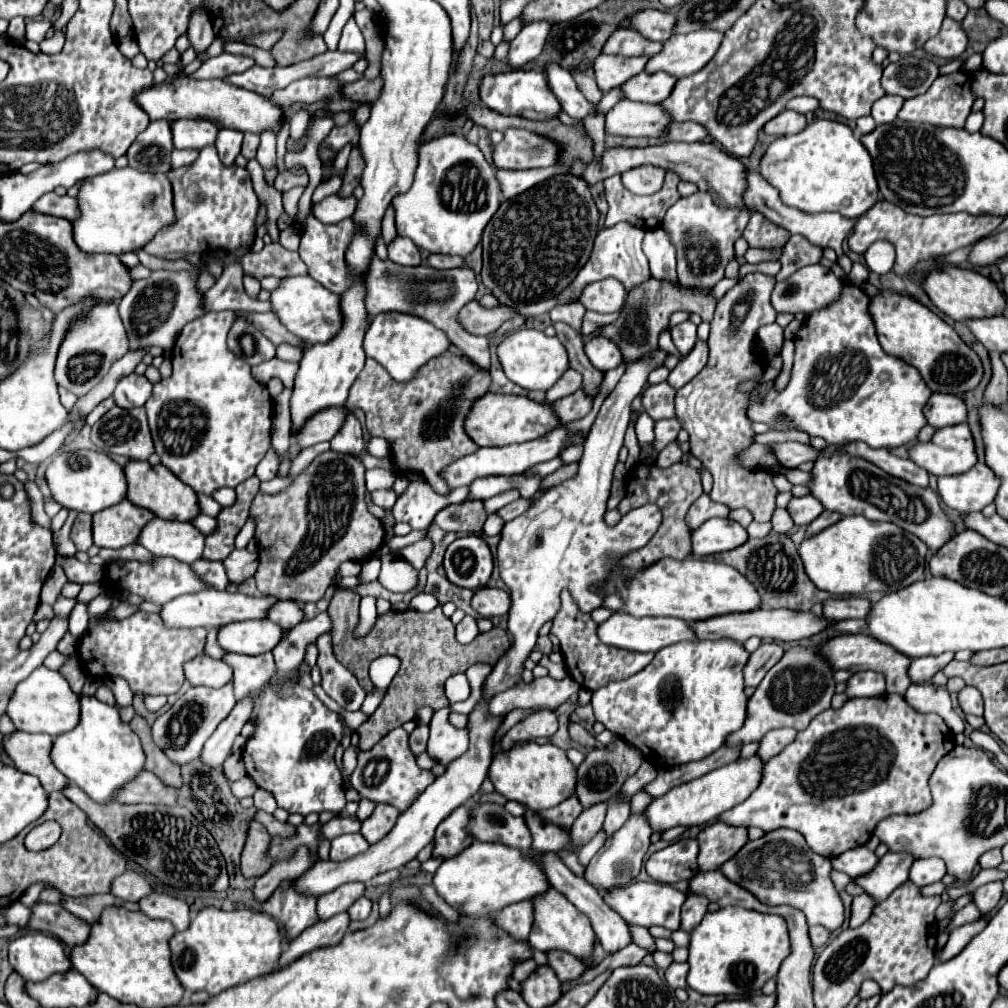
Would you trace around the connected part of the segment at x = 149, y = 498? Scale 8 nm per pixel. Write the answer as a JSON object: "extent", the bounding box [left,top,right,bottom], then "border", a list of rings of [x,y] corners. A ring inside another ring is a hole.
{"extent":[124,461,200,521],"border":[[[128,461],[124,465],[124,475],[128,483],[126,499],[138,507],[150,509],[156,517],[174,519],[174,521],[190,521],[200,513],[196,493],[188,485],[180,483],[180,479],[176,479],[172,471],[168,471],[164,465],[152,467],[148,461]]]}

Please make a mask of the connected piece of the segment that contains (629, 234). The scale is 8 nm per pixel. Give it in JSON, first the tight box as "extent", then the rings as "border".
{"extent":[512,223,650,317],"border":[[[618,223],[610,229],[600,229],[600,233],[594,241],[594,249],[592,249],[592,255],[590,255],[588,263],[584,265],[584,269],[578,273],[578,277],[574,279],[574,283],[566,291],[562,291],[554,299],[540,299],[540,301],[534,301],[534,303],[528,303],[528,305],[513,305],[512,308],[525,317],[546,314],[554,305],[562,305],[562,303],[568,303],[570,299],[578,299],[582,289],[588,283],[600,281],[600,279],[606,279],[606,277],[616,277],[618,281],[624,283],[626,291],[630,291],[634,285],[642,283],[650,277],[648,259],[642,253],[642,239],[644,239],[644,229],[640,229],[636,225],[630,225],[630,223]]]}

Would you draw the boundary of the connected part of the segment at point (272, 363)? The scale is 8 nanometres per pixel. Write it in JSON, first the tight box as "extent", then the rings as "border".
{"extent":[252,359,298,389],"border":[[[270,359],[270,361],[264,361],[256,367],[252,367],[252,375],[256,379],[272,379],[272,377],[280,377],[284,387],[292,389],[292,381],[296,377],[296,371],[298,371],[298,363],[288,363],[288,361],[282,361],[282,359]]]}

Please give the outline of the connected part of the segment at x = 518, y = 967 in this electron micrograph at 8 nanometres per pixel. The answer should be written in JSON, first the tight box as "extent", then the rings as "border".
{"extent":[512,959,537,982],"border":[[[527,959],[526,961],[518,961],[514,965],[514,971],[512,977],[519,982],[524,981],[528,976],[536,969],[537,964],[533,959]]]}

